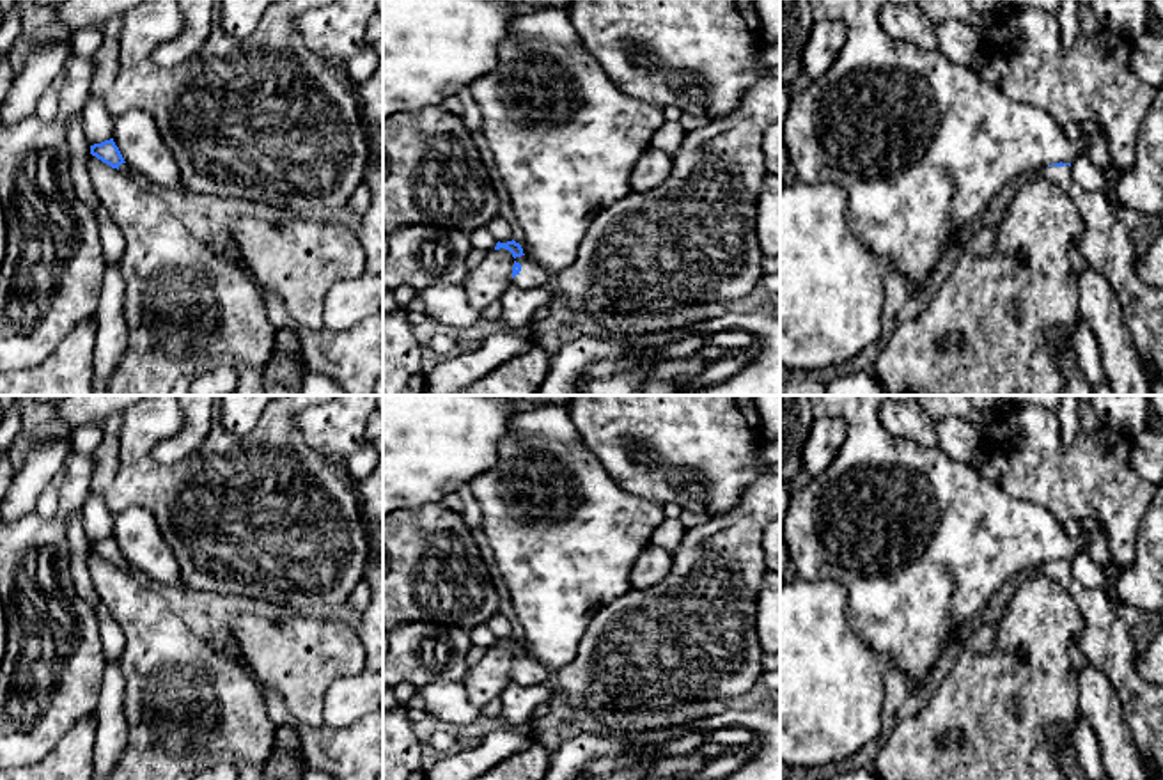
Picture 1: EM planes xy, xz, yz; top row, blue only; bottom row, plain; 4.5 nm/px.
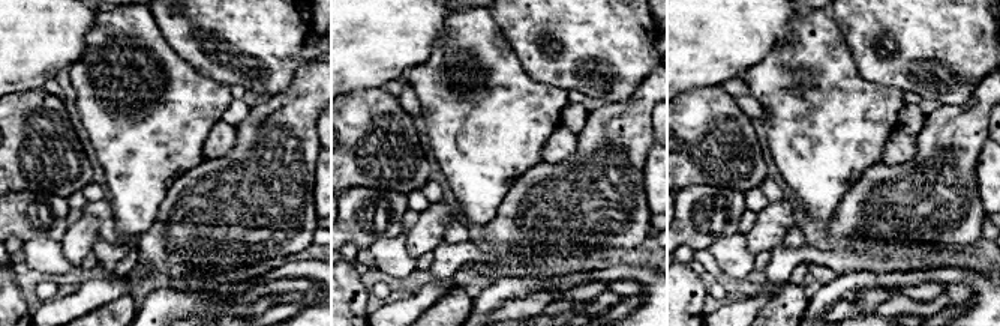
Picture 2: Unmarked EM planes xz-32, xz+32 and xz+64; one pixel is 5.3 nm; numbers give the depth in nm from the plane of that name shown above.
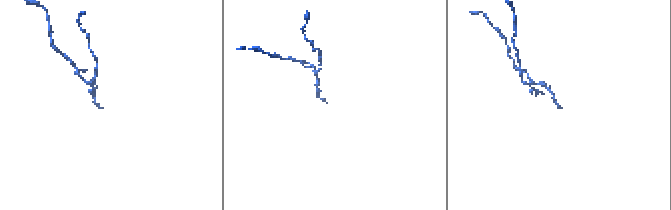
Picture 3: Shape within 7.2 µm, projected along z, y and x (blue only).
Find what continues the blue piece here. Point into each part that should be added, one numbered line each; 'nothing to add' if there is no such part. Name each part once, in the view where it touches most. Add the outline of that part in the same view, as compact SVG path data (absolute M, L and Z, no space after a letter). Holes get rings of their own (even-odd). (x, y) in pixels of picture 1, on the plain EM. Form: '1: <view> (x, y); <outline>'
1: xz (530, 674); M527 652L516 654L514 658L521 661L521 668L512 675L512 682L519 686L535 686L550 681L550 674Z

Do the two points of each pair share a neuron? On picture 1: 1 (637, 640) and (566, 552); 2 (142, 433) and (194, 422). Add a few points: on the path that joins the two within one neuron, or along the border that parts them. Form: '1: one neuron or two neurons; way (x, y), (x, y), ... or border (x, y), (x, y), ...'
1: two neurons; border (632, 587), (605, 603), (582, 635)
2: two neurons; border (201, 444), (171, 463), (158, 463), (149, 454)

